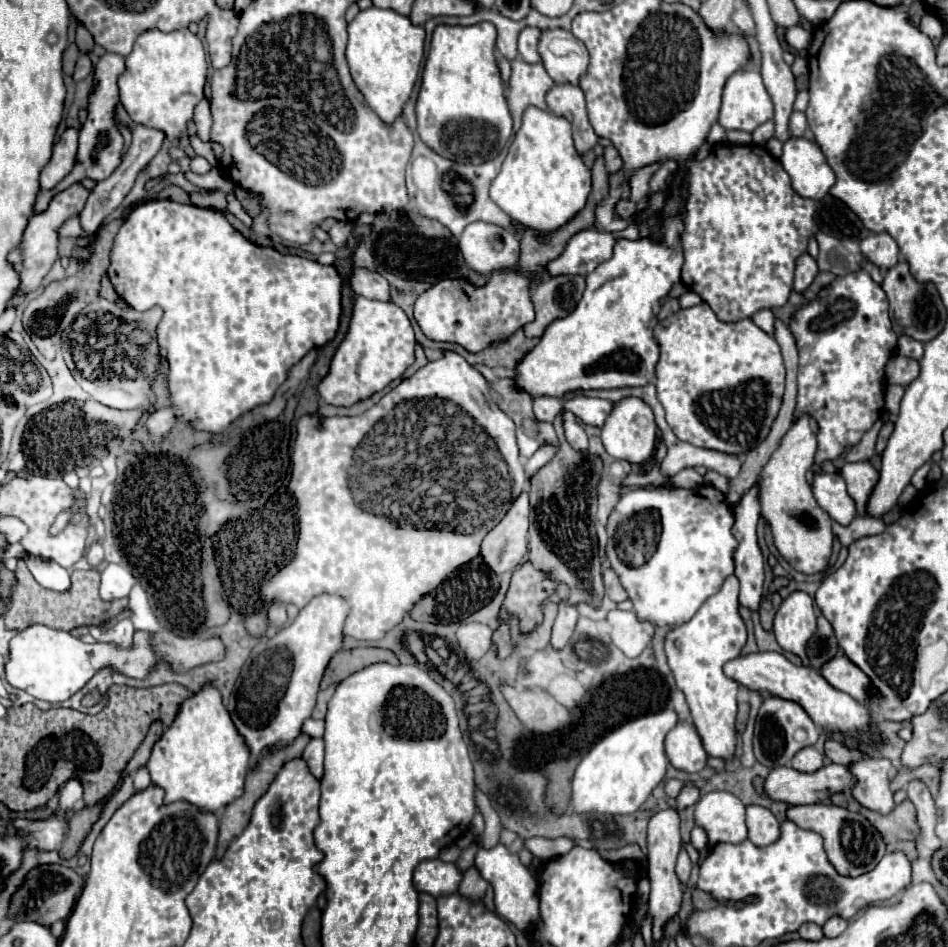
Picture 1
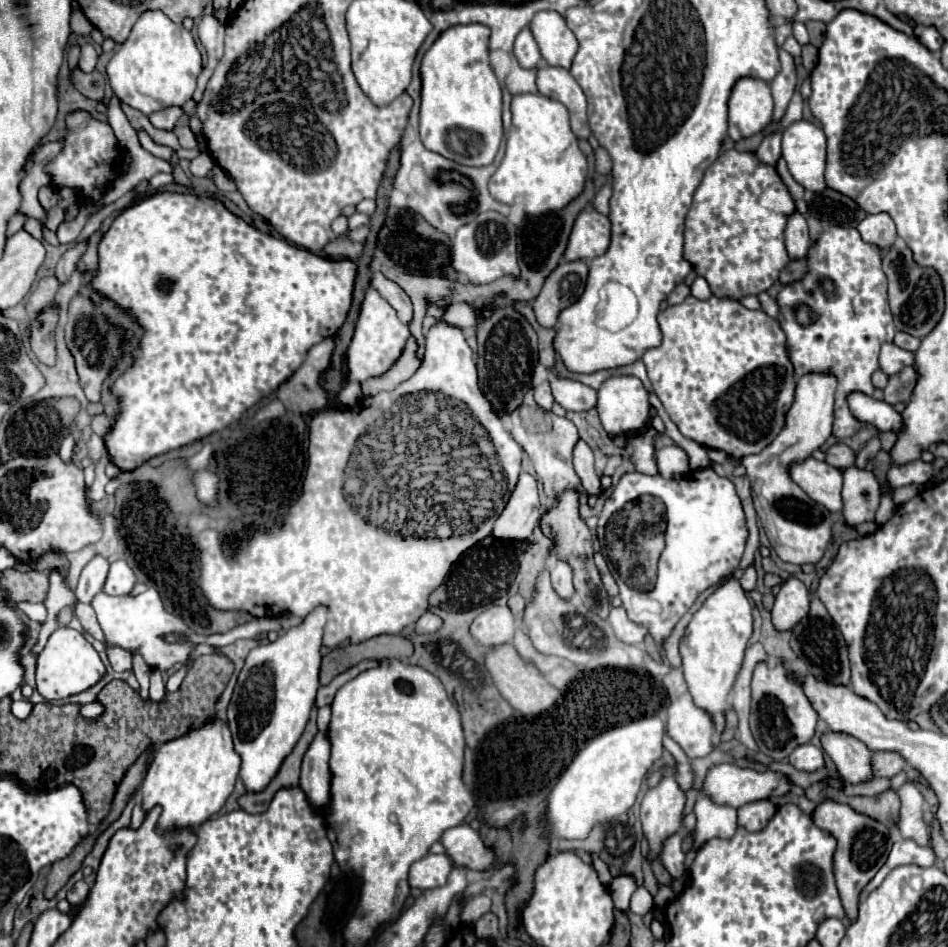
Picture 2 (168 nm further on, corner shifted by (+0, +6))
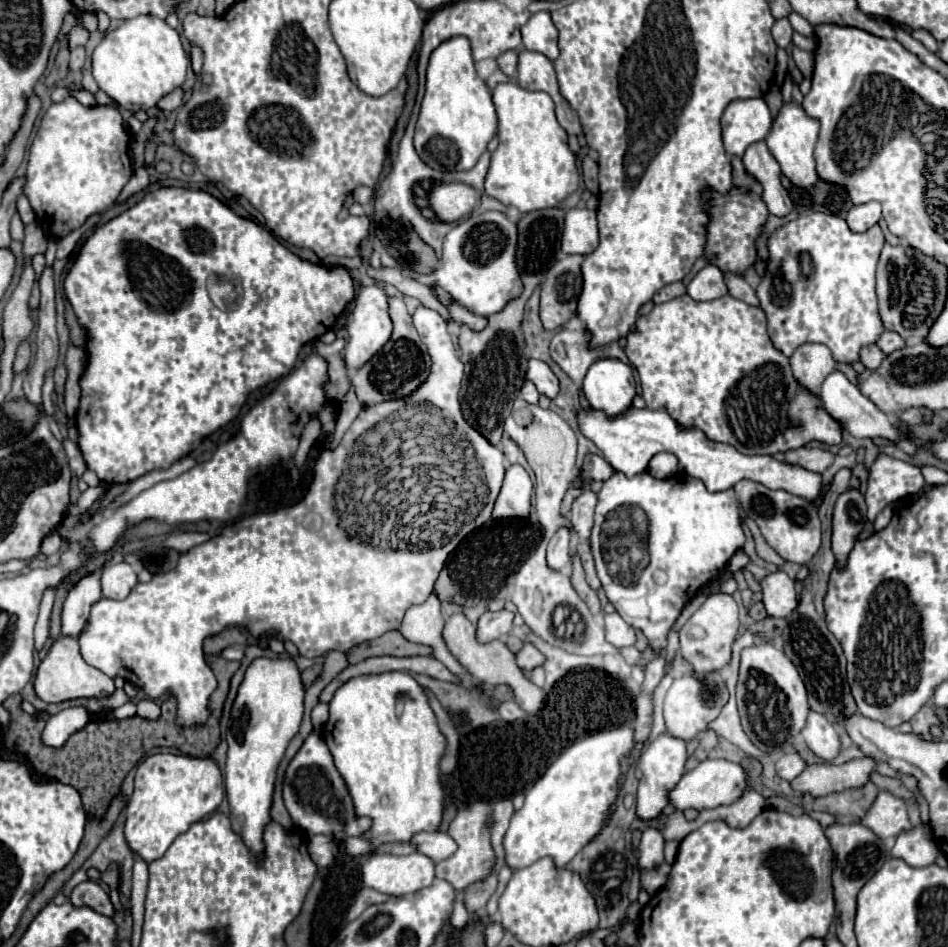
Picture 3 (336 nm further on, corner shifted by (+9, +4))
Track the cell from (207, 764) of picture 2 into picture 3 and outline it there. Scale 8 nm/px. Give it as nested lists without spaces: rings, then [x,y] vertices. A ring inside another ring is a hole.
[[[171,753],[149,755],[135,773],[135,791],[127,805],[125,843],[145,863],[153,863],[165,855],[177,835],[185,833],[193,823],[217,811],[223,797],[223,777],[213,759]]]

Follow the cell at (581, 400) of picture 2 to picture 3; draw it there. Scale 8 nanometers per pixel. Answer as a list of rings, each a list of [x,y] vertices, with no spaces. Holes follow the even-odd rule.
[[[529,359],[527,361],[527,373],[525,373],[525,377],[529,381],[533,381],[535,387],[539,389],[539,393],[547,395],[549,399],[553,399],[559,393],[559,381],[557,381],[557,377],[547,367],[547,363],[543,363],[539,359]]]

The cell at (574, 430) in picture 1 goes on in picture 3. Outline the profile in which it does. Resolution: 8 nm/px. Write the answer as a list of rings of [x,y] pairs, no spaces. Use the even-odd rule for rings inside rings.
[[[583,489],[583,493],[575,499],[569,519],[579,539],[589,539],[593,529],[593,513],[597,505],[597,495],[591,489]]]

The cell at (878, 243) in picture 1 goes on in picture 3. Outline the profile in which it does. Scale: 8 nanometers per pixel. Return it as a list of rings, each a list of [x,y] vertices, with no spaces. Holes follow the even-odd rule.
[[[869,201],[865,205],[853,205],[847,213],[847,225],[855,233],[869,229],[871,225],[879,223],[879,219],[881,219],[881,203],[879,201]]]

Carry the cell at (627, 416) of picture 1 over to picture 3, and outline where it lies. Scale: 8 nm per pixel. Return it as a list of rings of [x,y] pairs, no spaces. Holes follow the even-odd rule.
[[[613,357],[595,361],[583,379],[583,393],[591,407],[609,415],[621,413],[635,397],[631,367]]]

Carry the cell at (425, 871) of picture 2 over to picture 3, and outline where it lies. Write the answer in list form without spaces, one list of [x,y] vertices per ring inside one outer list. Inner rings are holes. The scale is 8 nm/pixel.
[[[423,853],[373,855],[361,865],[361,881],[387,895],[407,895],[429,887],[435,879],[435,863]]]

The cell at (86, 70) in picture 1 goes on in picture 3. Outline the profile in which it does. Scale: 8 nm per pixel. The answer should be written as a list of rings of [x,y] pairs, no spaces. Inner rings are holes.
[[[83,47],[71,49],[71,59],[69,59],[69,69],[73,69],[73,71],[79,71],[79,69],[83,67],[83,61],[85,61],[85,49],[83,49]]]

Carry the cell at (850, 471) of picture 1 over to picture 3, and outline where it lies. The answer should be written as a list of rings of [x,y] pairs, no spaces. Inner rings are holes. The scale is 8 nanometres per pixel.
[[[855,489],[841,493],[841,497],[835,503],[833,537],[831,537],[831,549],[839,569],[847,565],[847,555],[851,553],[857,535],[863,531],[865,523],[867,523],[867,505],[863,495]]]

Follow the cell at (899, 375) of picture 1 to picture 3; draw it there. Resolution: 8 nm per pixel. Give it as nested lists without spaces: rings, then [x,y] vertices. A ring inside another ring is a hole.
[[[865,345],[865,349],[861,349],[861,353],[859,353],[859,361],[867,369],[877,369],[883,359],[885,359],[885,353],[877,345]]]

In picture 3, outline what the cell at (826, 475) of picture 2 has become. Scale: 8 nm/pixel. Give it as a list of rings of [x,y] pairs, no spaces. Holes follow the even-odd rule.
[[[631,405],[619,415],[607,415],[589,407],[577,413],[577,423],[581,433],[599,447],[613,469],[627,477],[643,473],[657,453],[673,453],[679,461],[679,471],[701,479],[709,491],[725,491],[741,479],[751,479],[767,489],[783,489],[807,501],[815,501],[821,495],[821,475],[775,461],[769,455],[743,455],[731,445],[709,439],[701,429],[679,425],[665,409],[635,409]]]

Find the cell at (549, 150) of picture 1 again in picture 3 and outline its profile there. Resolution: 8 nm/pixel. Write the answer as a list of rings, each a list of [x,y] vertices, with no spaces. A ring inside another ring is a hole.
[[[509,81],[493,89],[493,103],[499,117],[499,145],[491,155],[485,193],[521,213],[559,205],[577,189],[579,171],[567,145],[567,133],[555,117],[553,99],[545,91],[529,91]]]

